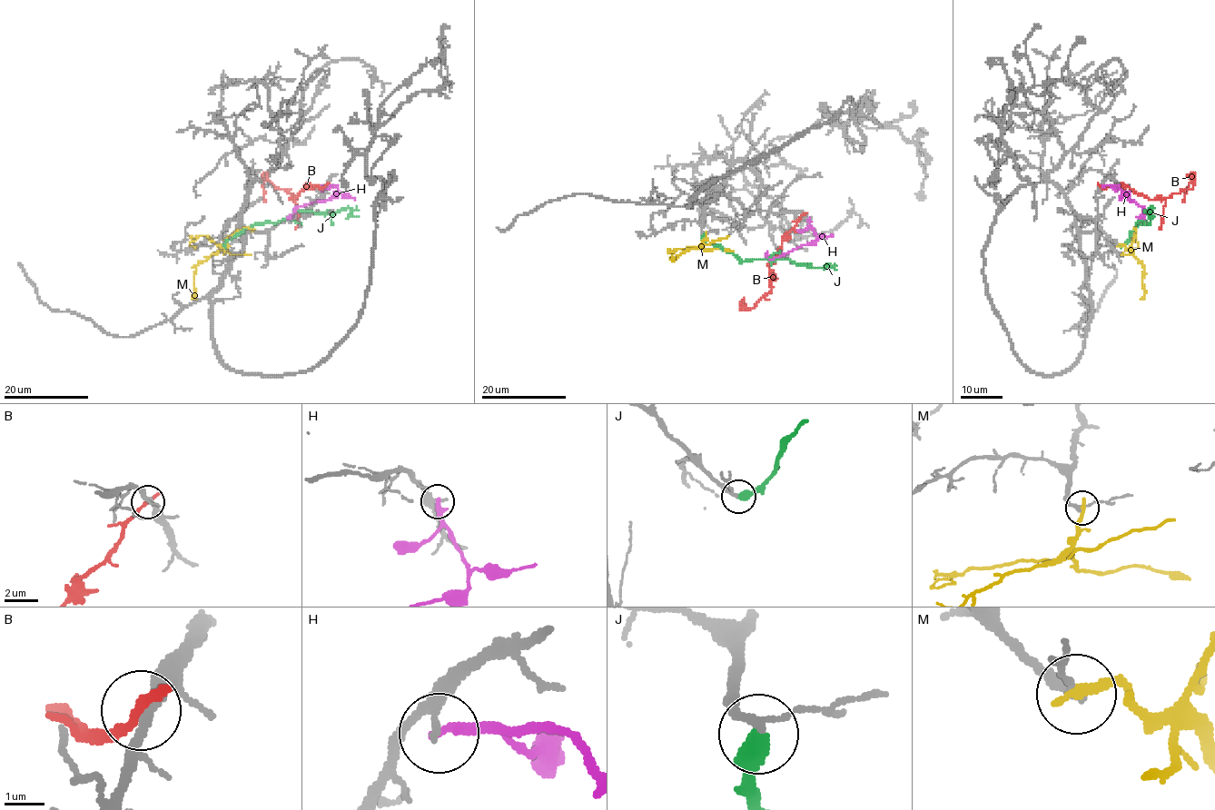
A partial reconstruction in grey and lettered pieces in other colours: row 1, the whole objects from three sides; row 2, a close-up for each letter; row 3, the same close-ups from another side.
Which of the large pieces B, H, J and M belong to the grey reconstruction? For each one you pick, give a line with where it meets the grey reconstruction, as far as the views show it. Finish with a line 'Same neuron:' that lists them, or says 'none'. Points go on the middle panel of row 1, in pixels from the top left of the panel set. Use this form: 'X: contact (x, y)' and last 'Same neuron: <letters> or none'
J: contact (705, 234)
Same neuron: J

